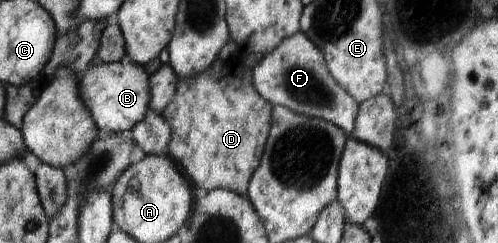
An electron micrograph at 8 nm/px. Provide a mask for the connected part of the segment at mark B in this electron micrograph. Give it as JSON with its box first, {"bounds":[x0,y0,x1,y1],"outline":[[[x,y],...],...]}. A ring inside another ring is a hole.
{"bounds":[79,60,150,134],"outline":[[[123,60],[118,63],[95,61],[79,79],[81,98],[89,109],[100,134],[129,134],[150,109],[149,73],[144,66]]]}

